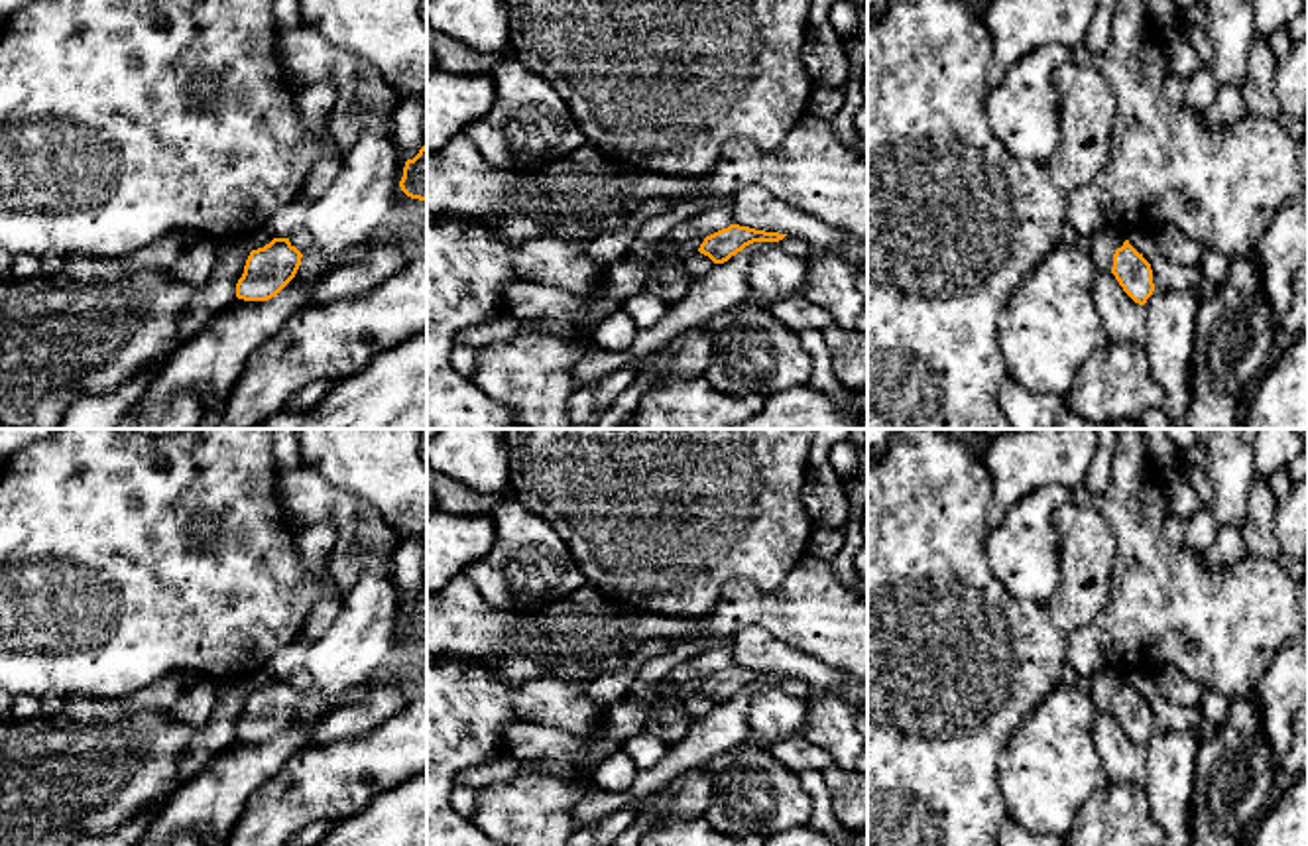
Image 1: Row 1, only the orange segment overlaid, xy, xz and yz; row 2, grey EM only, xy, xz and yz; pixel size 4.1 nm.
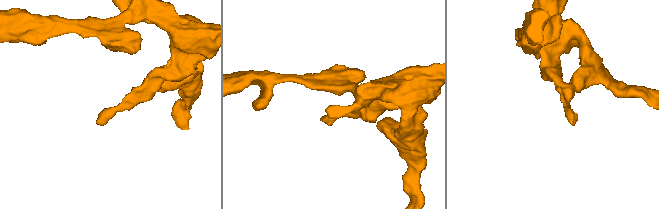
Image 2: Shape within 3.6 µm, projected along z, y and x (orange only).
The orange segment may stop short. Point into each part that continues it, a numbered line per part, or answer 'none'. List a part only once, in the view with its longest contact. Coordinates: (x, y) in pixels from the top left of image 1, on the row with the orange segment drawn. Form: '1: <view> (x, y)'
none

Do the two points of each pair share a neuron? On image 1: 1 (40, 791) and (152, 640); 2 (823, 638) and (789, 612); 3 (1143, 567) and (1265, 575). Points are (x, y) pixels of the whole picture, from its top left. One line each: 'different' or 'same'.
1: different
2: same
3: same

